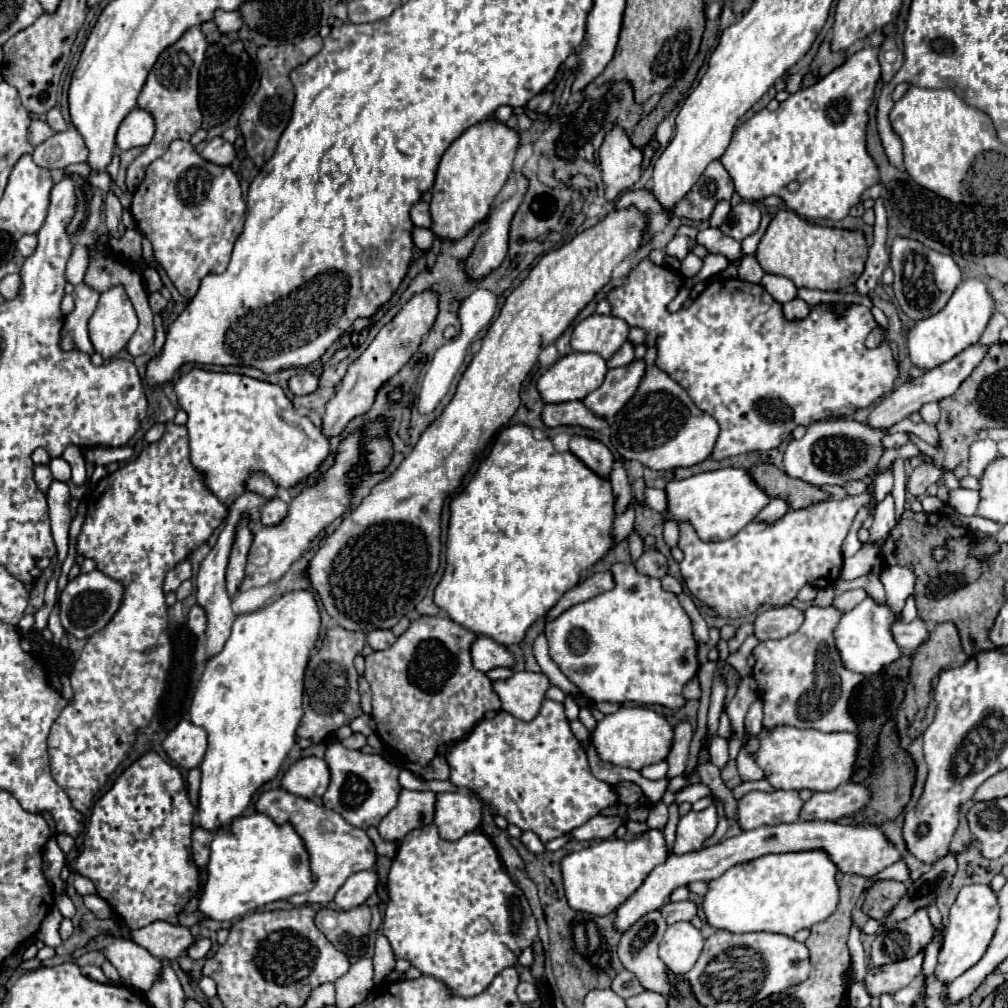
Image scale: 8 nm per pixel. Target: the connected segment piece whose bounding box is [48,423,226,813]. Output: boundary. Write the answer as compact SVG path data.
M166 423L166 433L158 443L146 445L134 461L122 465L118 471L98 481L98 485L86 497L86 521L78 537L78 553L82 553L84 557L92 557L100 571L124 583L126 593L122 607L118 609L114 619L102 631L94 633L88 639L82 657L72 665L72 701L68 701L68 705L62 709L48 737L52 775L70 797L74 809L78 809L80 813L86 813L92 807L94 795L106 785L108 777L132 753L136 743L136 731L150 723L166 689L166 675L172 663L168 617L146 617L146 605L164 605L162 583L168 569L188 559L196 547L206 543L206 539L224 521L224 517L226 507L206 489L200 473L190 463L186 427L176 423Z

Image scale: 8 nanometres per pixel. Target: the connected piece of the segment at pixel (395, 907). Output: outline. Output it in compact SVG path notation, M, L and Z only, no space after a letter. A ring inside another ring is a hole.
M434 823L410 831L394 857L388 875L388 893L390 903L386 907L382 931L388 937L394 955L398 959L408 959L424 975L442 979L462 997L474 997L485 991L502 969L516 965L522 949L530 947L538 935L538 925L524 893L508 879L492 841L480 831L466 833L458 841L440 839Z

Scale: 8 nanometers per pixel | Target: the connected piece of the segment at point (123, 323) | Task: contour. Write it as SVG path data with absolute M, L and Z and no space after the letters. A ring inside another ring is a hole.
M112 287L100 295L100 303L88 321L94 351L106 361L126 347L138 327L134 307L122 287Z

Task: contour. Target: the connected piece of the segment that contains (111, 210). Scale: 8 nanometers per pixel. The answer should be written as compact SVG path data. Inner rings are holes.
M114 191L106 193L106 201L104 201L104 213L106 213L106 229L110 235L118 237L124 233L124 225L122 225L122 203L116 197Z

